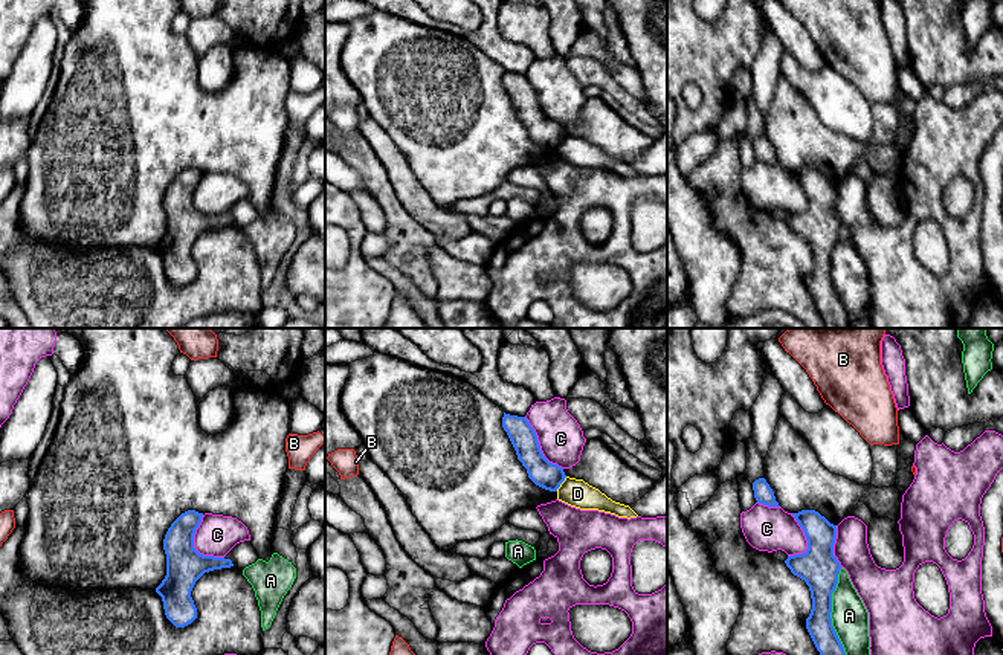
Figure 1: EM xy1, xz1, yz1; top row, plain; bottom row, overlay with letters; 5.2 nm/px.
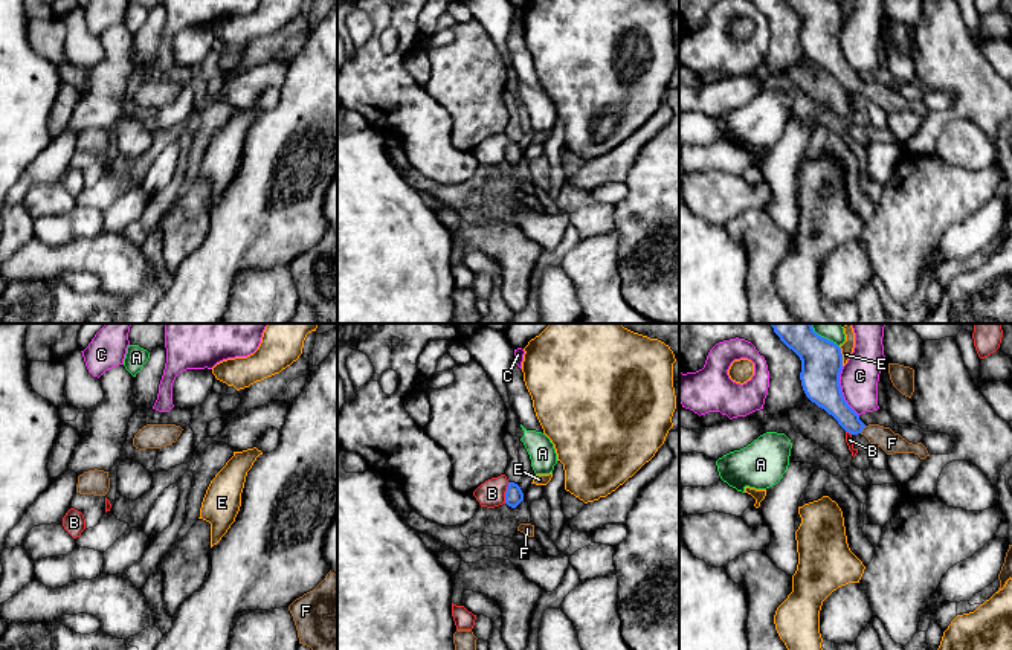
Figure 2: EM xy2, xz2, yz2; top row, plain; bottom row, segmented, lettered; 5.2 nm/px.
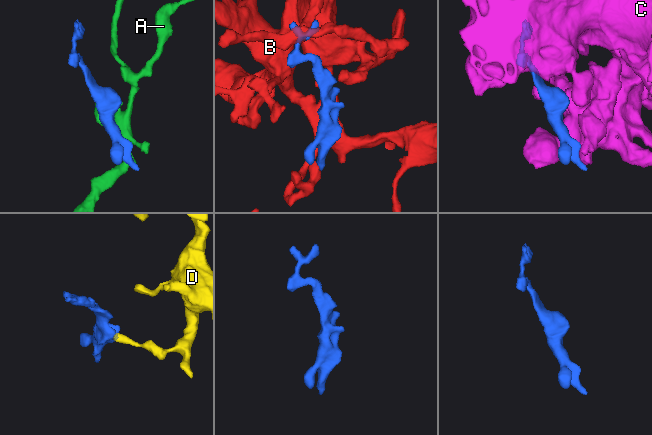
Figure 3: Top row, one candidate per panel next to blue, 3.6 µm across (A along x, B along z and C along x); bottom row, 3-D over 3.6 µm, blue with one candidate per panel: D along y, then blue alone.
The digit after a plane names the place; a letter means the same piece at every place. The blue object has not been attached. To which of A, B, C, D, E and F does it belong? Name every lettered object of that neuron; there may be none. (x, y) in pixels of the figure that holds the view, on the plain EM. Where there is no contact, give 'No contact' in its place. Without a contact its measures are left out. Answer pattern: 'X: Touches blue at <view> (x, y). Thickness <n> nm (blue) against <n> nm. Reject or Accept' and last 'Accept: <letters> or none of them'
A: Touches blue at yz1 (831, 277). Thickness 190 nm (blue) against 190 nm. Reject
B: Touches blue at xz2 (506, 151). Thickness 100 nm (blue) against 140 nm. Reject
C: Touches blue at xy1 (193, 203). Thickness 200 nm (blue) against 220 nm. Reject
D: Touches blue at xz1 (561, 141). Thickness 140 nm (blue) against 150 nm. Reject
E: Touches blue at yz2 (841, 14). Thickness 220 nm (blue) against 60 nm. Reject
F: Touches blue at yz2 (863, 86). Thickness 150 nm (blue) against 110 nm. Accept
Accept: F

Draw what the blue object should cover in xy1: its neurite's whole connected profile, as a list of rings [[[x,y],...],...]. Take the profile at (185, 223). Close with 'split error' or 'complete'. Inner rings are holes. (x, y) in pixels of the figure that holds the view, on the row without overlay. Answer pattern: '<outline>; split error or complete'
[[[188,168],[168,186],[163,197],[166,234],[156,246],[162,255],[166,276],[176,286],[185,286],[197,276],[191,255],[195,240],[209,229],[234,224],[231,217],[203,214],[194,206],[194,192],[203,171]]]; complete

